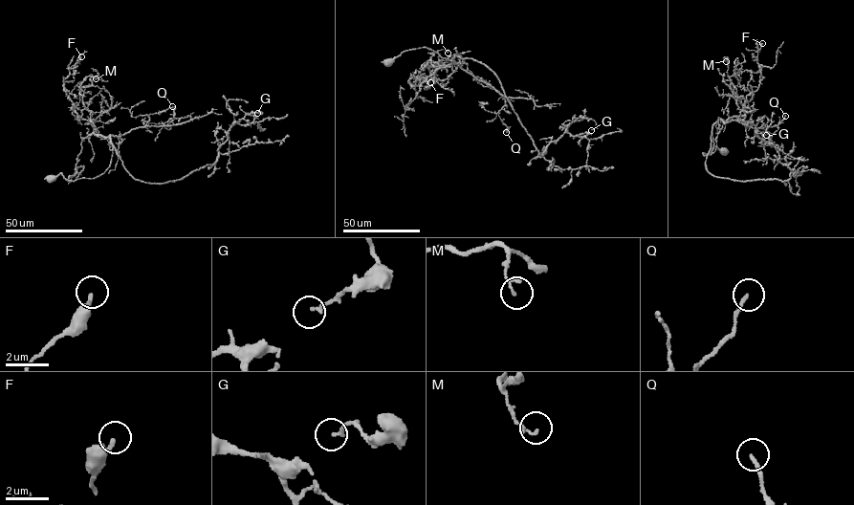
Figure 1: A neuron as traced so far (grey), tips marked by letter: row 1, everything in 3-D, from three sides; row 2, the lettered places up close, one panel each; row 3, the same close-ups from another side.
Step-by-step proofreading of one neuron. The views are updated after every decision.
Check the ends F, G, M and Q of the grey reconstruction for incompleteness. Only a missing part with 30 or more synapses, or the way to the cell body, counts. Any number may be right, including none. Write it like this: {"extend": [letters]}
{"extend": []}

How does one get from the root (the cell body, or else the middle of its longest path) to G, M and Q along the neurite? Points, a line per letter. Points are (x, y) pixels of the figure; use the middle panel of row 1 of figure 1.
G: (388, 62), (423, 47), (448, 60), (455, 55), (485, 64), (540, 156), (580, 117), (596, 122), (591, 130)
M: (388, 62), (423, 47), (448, 60), (455, 54), (435, 71), (434, 81), (430, 54), (448, 53)
Q: (388, 62), (423, 47), (448, 60), (455, 54), (461, 68), (505, 98), (498, 116), (506, 132)

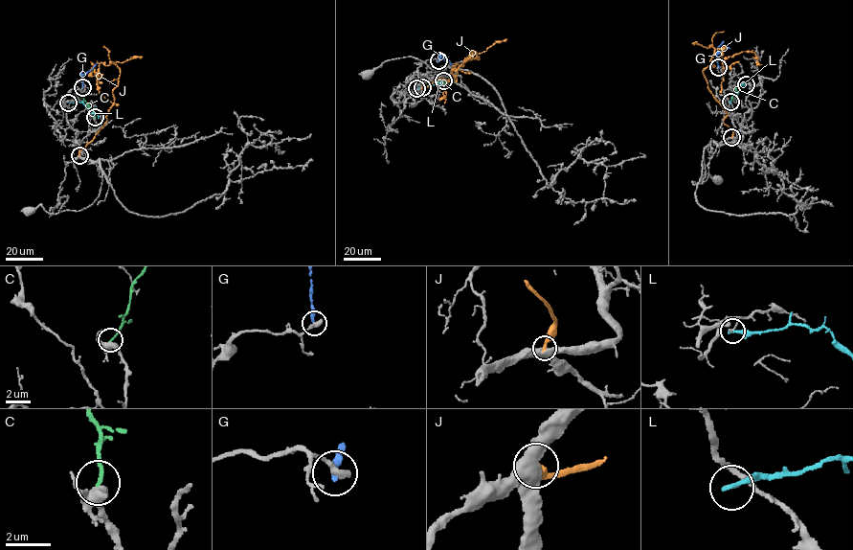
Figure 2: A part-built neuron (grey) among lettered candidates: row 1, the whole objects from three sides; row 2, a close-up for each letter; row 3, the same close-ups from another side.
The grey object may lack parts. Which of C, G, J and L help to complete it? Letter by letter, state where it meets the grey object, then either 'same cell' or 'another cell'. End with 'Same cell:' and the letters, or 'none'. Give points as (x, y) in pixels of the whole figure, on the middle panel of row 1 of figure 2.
C: contact (443, 80); another cell
G: contact (438, 60); another cell
J: contact (422, 87); another cell
L: contact (416, 88); another cell
Same cell: none

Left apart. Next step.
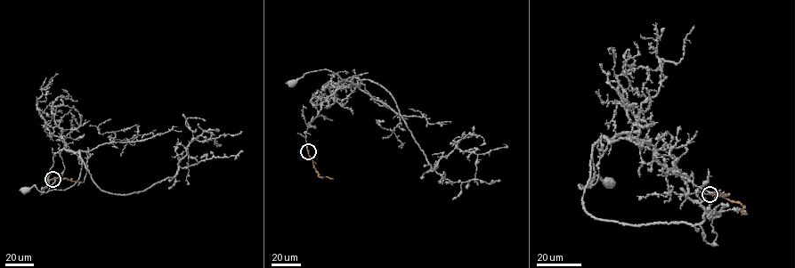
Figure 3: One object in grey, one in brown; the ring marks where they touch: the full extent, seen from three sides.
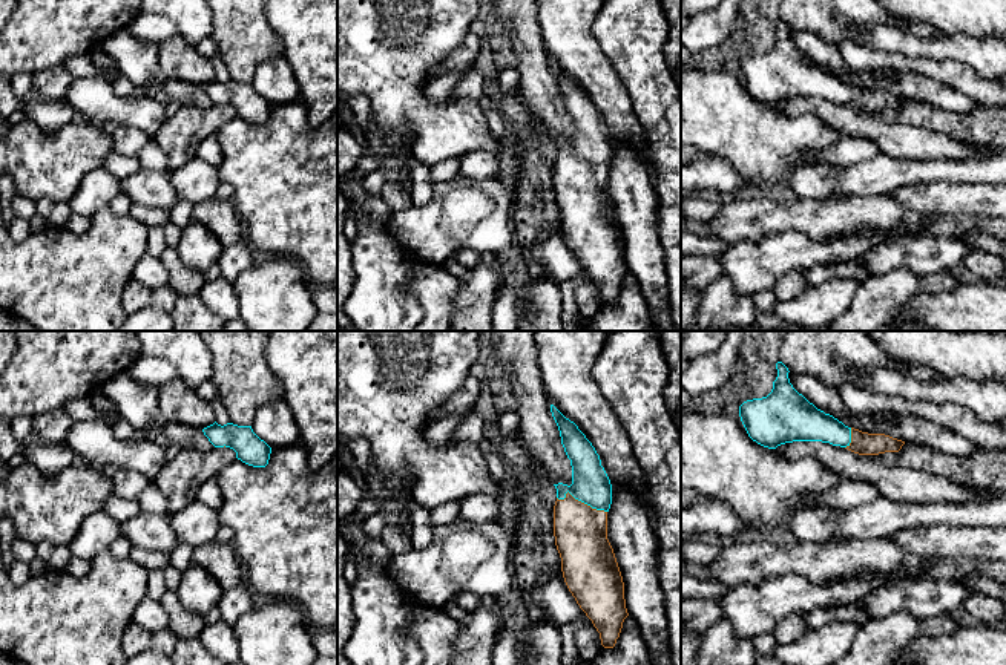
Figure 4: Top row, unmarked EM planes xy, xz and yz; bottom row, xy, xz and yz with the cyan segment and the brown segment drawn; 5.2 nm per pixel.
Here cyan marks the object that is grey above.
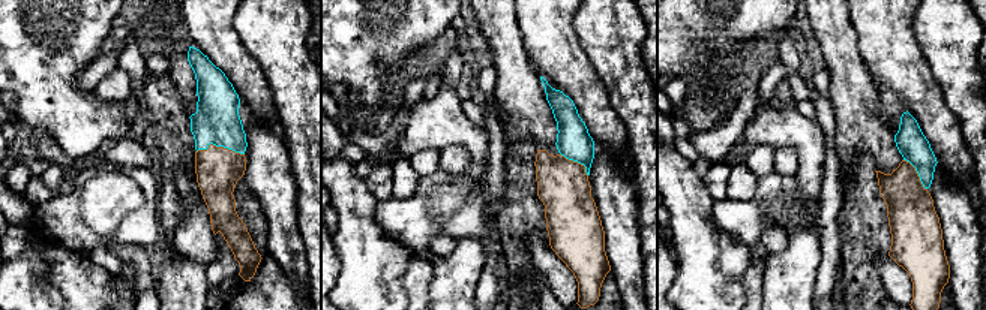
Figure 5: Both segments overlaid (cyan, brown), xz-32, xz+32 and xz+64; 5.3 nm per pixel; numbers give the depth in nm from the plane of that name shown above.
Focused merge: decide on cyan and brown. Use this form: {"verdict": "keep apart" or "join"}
{"verdict": "join"}

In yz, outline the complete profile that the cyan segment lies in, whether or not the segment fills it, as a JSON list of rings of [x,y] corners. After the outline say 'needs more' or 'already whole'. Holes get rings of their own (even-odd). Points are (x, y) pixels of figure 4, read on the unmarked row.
[[[776,20],[778,34],[767,54],[747,57],[739,63],[741,78],[758,101],[776,106],[793,98],[822,98],[859,112],[899,109],[905,98],[885,90],[868,90],[845,83],[817,66],[799,51],[788,35],[788,25]]]; needs more

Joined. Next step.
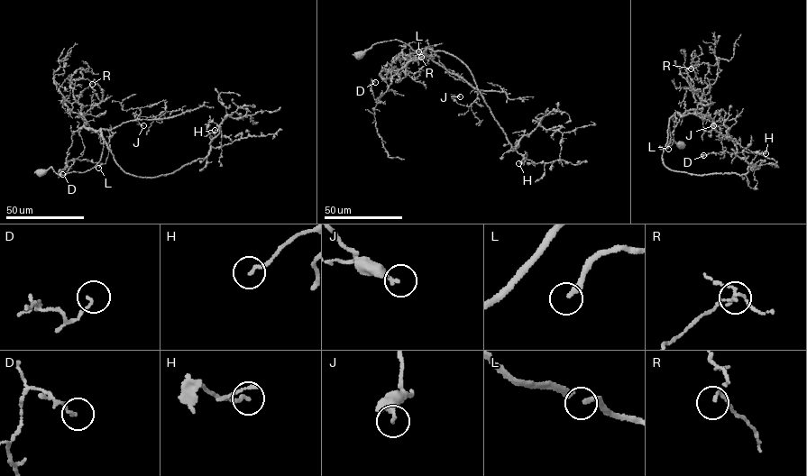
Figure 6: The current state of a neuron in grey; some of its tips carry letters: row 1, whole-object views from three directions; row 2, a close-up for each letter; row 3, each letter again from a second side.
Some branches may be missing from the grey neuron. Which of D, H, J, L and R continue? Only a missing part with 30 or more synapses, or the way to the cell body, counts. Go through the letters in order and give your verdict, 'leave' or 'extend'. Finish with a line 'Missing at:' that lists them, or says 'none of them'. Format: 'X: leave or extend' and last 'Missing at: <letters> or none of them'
D: leave
H: leave
J: leave
L: extend
R: leave
Missing at: L

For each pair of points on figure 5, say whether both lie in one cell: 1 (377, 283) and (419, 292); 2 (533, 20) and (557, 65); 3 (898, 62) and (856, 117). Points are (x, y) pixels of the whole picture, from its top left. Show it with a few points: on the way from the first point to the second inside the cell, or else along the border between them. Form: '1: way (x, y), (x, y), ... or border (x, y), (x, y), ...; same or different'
1: border (414, 255), (401, 277), (405, 294); different
2: way (544, 30), (557, 54); same
3: border (862, 59), (875, 86), (869, 108), (887, 123); different

